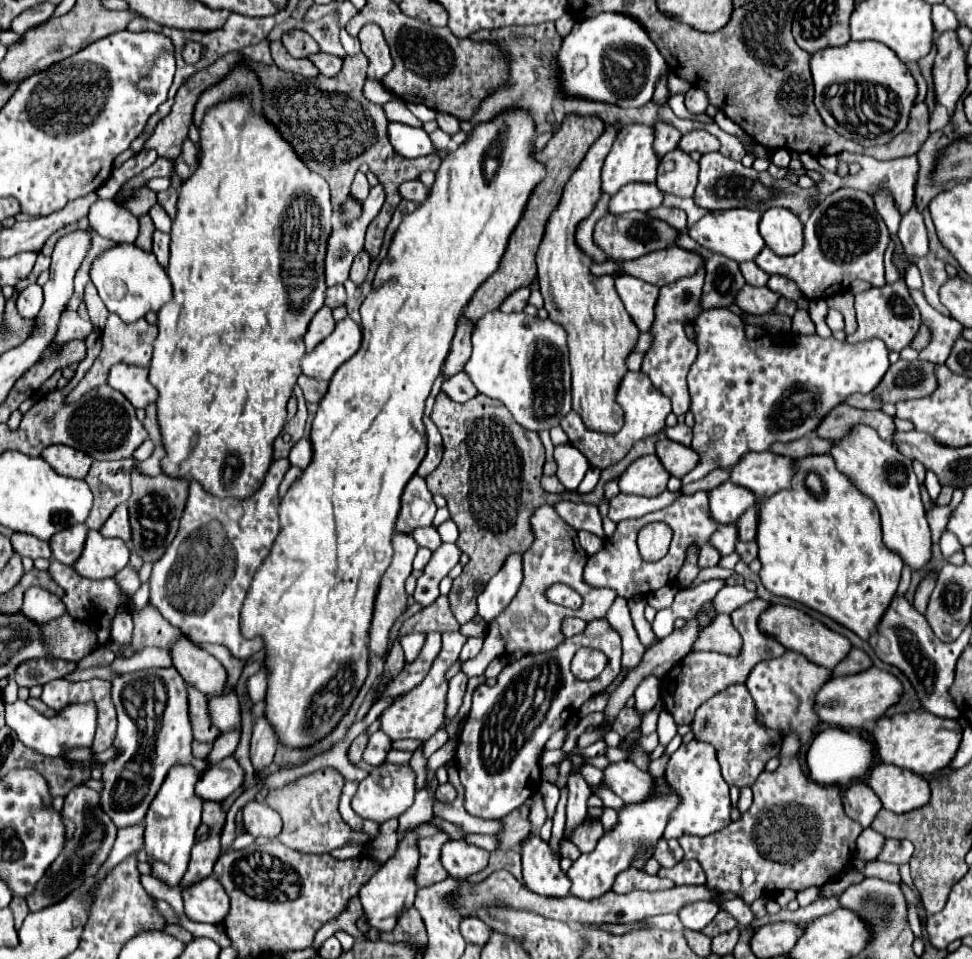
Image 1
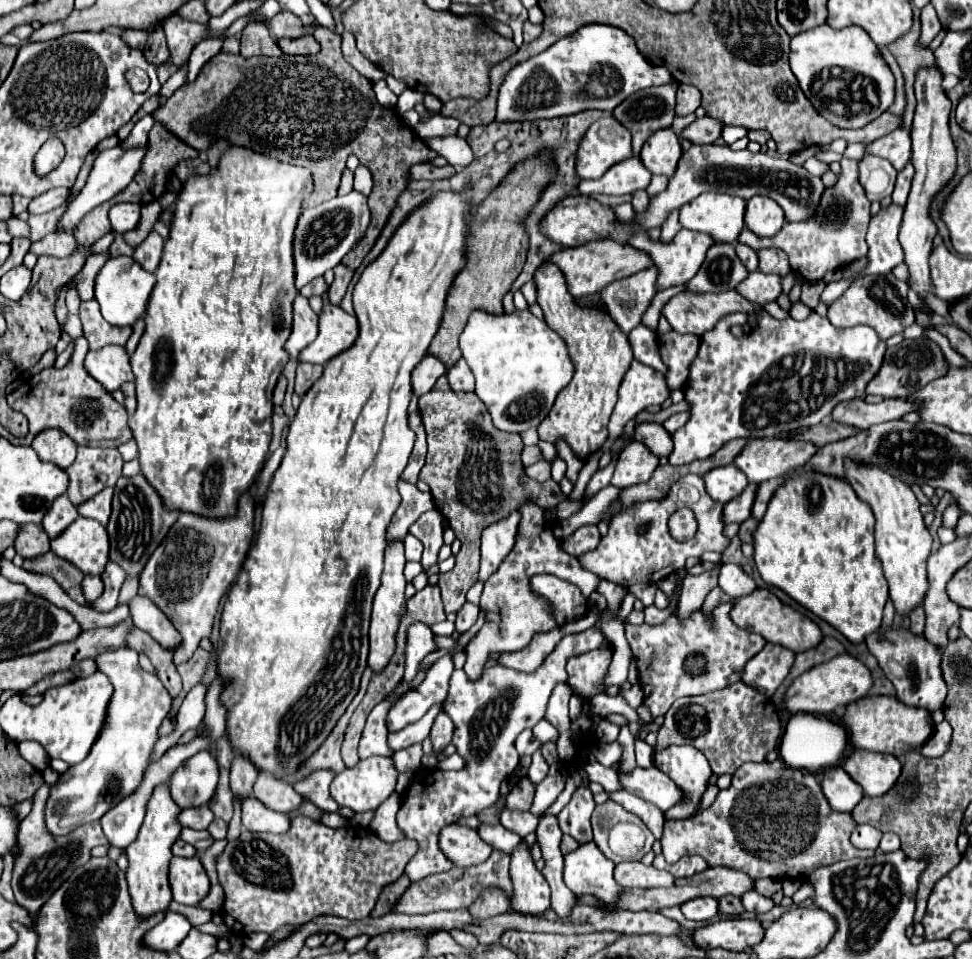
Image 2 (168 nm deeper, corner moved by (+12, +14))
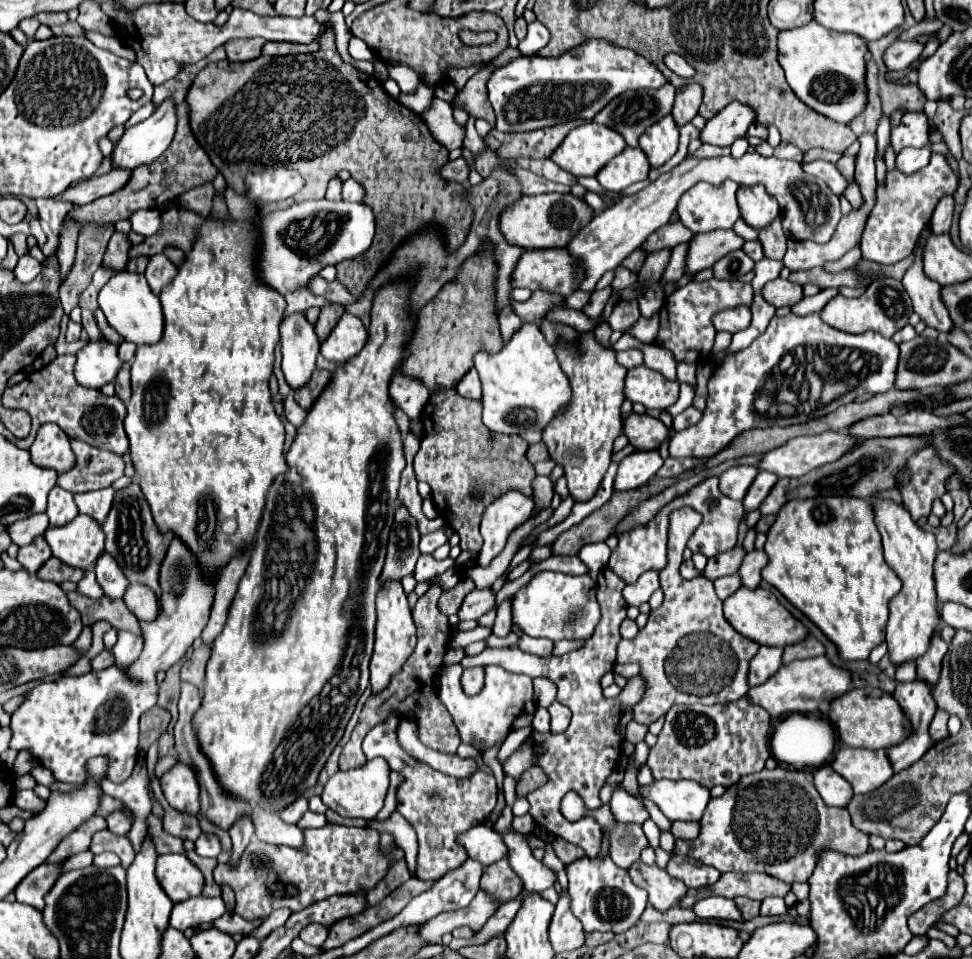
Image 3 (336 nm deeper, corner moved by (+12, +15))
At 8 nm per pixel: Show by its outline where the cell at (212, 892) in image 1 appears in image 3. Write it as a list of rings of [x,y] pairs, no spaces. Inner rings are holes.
[[[163,854],[157,858],[157,878],[173,902],[199,896],[205,886],[201,870],[185,854]]]

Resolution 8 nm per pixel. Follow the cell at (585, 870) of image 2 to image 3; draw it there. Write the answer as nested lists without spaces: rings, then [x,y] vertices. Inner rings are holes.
[[[579,858],[567,866],[569,894],[573,914],[581,920],[585,932],[627,932],[643,914],[647,906],[647,892],[635,886],[627,870],[615,866],[609,858]]]

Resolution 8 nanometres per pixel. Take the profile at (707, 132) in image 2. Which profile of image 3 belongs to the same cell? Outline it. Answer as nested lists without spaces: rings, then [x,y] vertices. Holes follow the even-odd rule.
[[[731,102],[711,120],[707,120],[705,128],[701,130],[699,138],[705,144],[715,146],[731,146],[737,136],[745,136],[747,128],[753,124],[755,112],[745,104]]]

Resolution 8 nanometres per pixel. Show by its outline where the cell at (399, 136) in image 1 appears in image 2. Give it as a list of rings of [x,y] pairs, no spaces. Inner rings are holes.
[[[457,135],[451,137],[433,137],[429,139],[429,147],[443,155],[455,167],[467,167],[473,161],[473,151],[469,143]]]

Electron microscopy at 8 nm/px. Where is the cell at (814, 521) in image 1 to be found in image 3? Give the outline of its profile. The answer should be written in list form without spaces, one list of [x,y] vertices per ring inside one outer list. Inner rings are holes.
[[[817,496],[785,502],[767,532],[765,554],[769,562],[761,570],[763,580],[811,618],[823,634],[837,644],[843,660],[865,660],[869,652],[885,640],[887,604],[901,590],[901,580],[883,560],[881,536],[867,500],[853,496]]]

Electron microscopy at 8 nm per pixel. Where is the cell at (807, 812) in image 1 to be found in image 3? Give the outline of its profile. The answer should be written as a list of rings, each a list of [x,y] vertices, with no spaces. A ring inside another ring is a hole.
[[[777,766],[775,770],[763,768],[757,774],[741,776],[741,780],[725,790],[723,796],[711,798],[703,818],[699,836],[693,840],[675,838],[673,854],[691,856],[719,872],[765,872],[783,882],[807,882],[813,868],[819,862],[821,852],[841,852],[851,856],[861,856],[869,850],[869,836],[851,824],[847,808],[829,808],[819,792],[815,790],[813,778],[803,770],[785,770]]]

